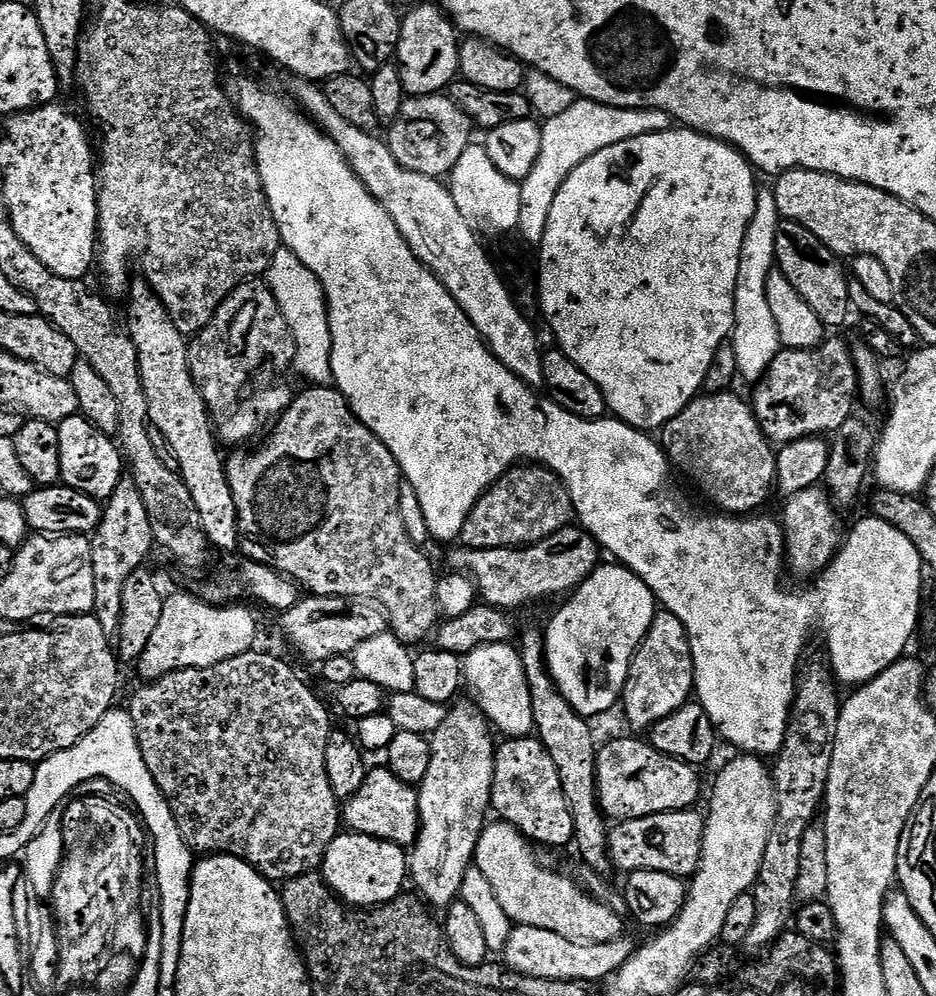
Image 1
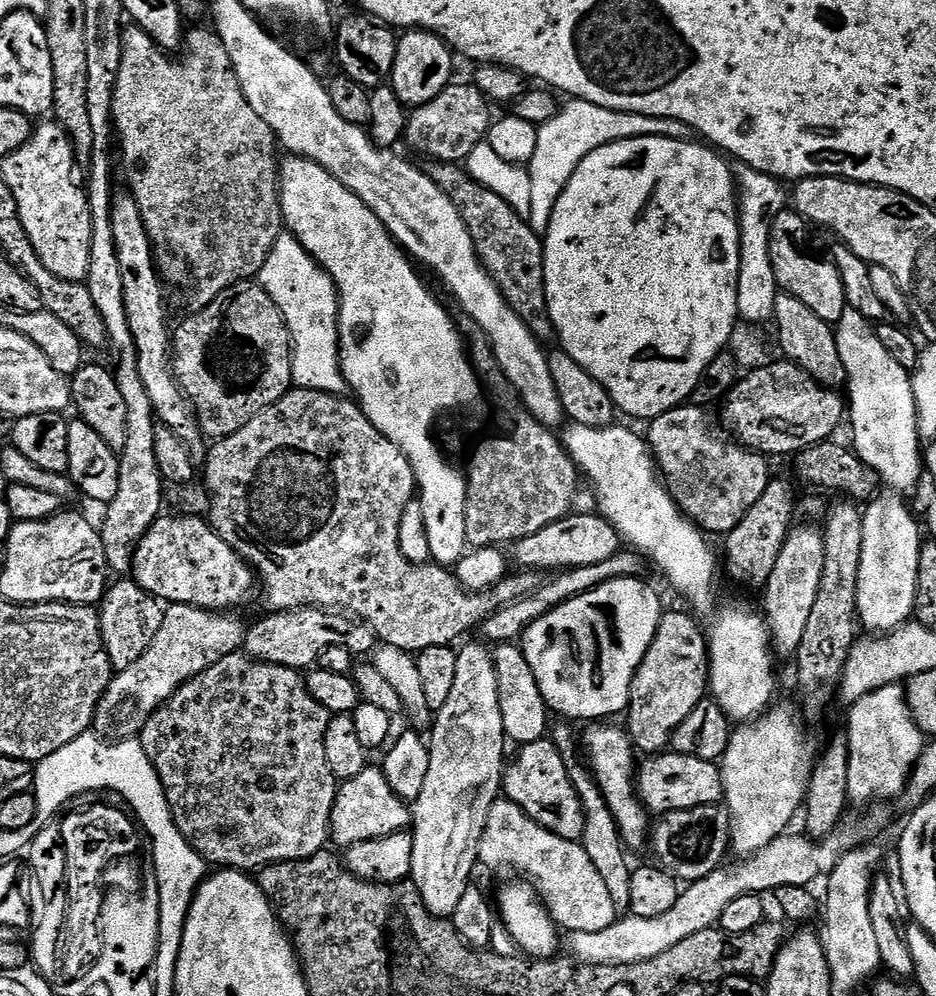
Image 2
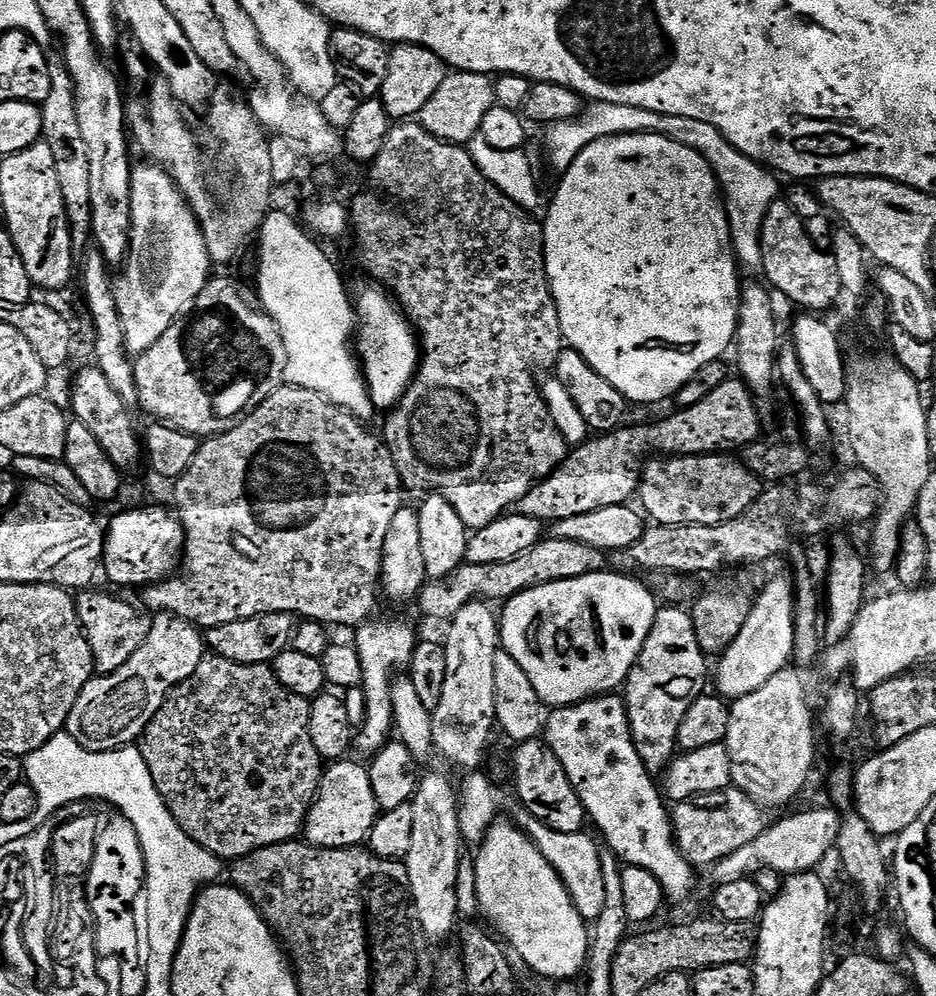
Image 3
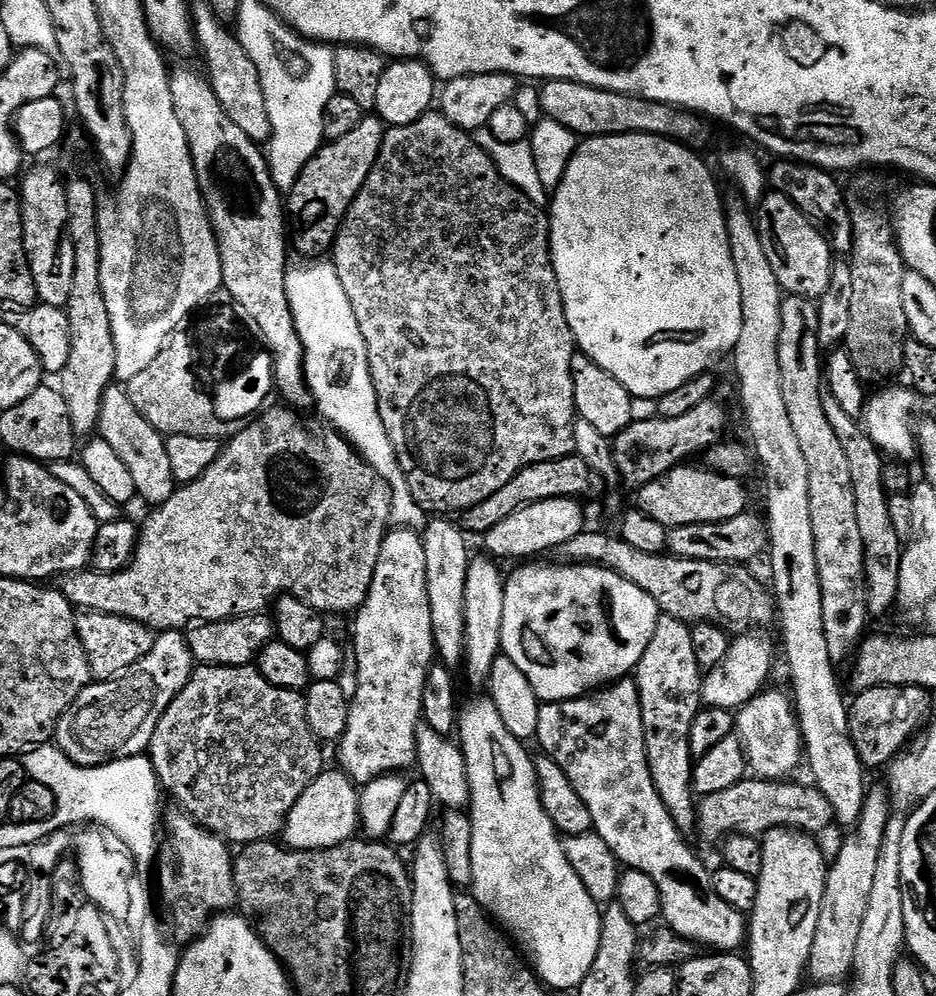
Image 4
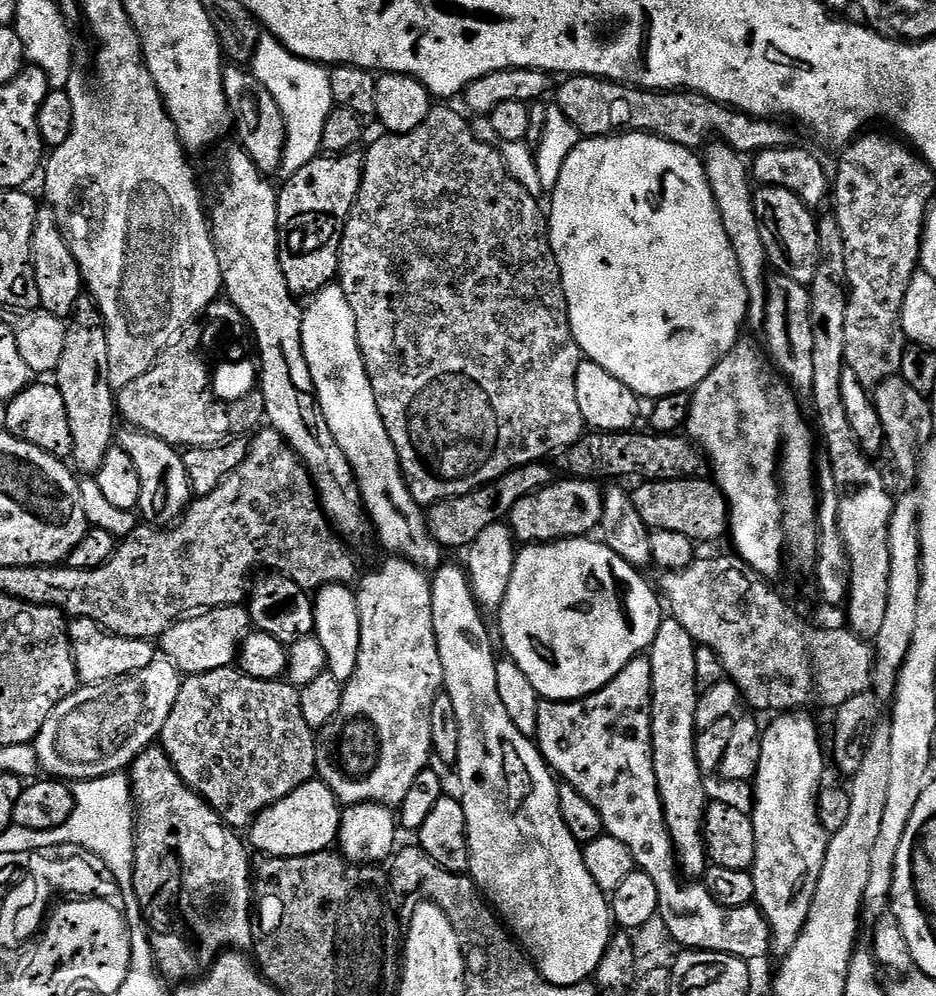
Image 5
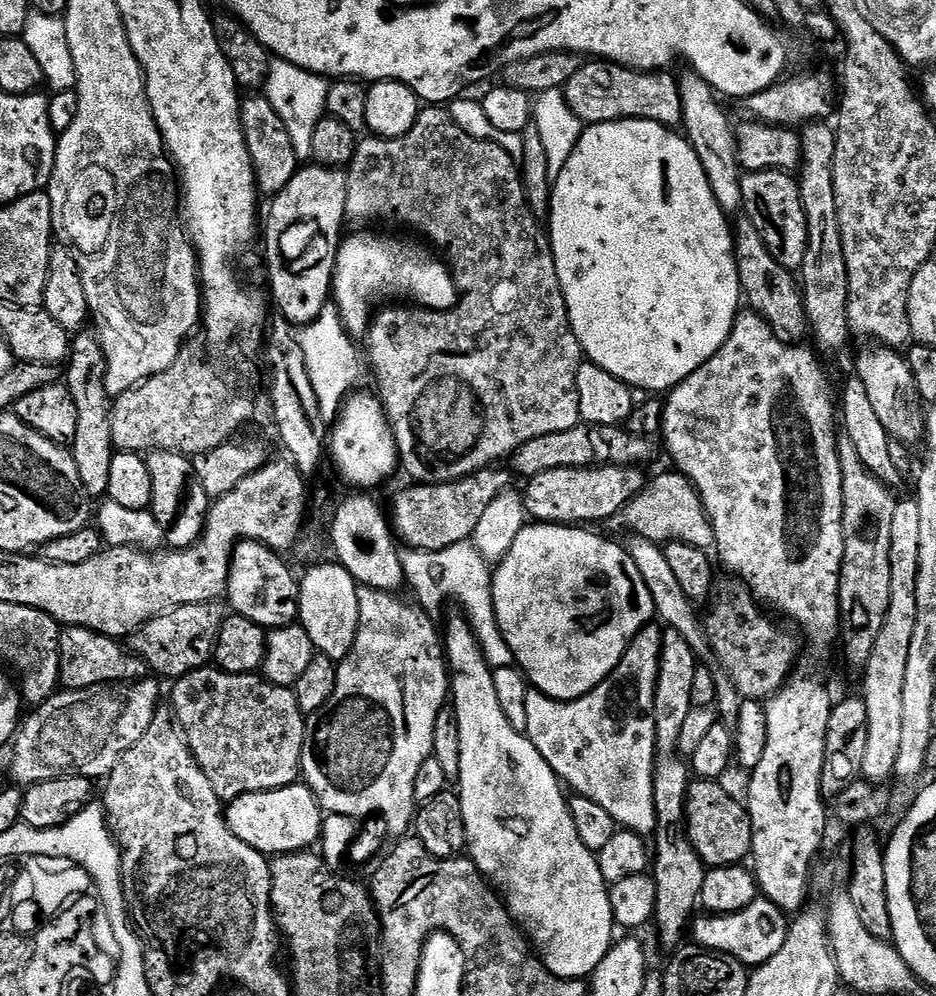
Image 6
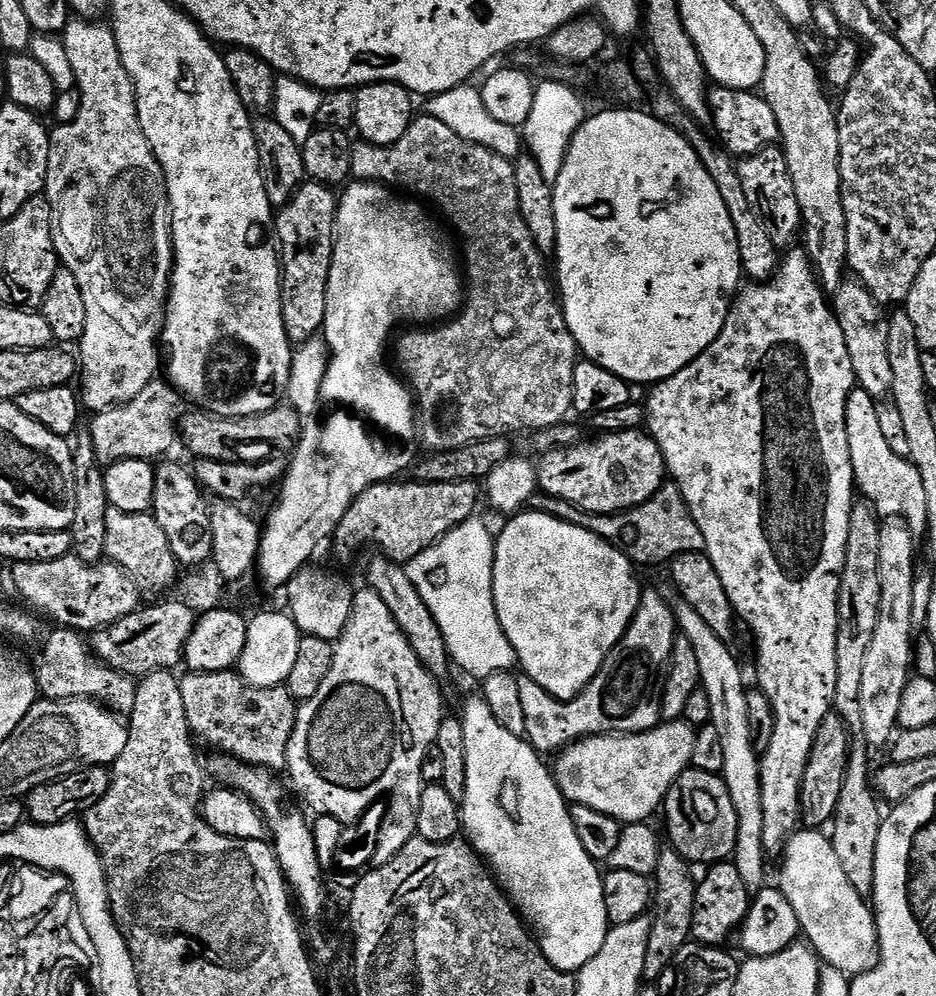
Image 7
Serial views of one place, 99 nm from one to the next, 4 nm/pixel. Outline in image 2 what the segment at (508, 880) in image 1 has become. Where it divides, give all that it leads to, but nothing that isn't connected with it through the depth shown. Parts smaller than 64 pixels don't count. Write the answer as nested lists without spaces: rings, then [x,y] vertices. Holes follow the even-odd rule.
[[[498,798],[490,806],[480,839],[479,863],[488,868],[513,868],[516,871],[513,873],[526,878],[527,883],[539,892],[553,920],[561,929],[568,928],[569,933],[606,930],[606,926],[610,926],[618,918],[614,898],[610,898],[610,890],[606,890],[606,882],[602,882],[594,862],[590,862],[590,854],[586,854],[583,843],[567,840],[546,830],[529,818],[513,800]]]

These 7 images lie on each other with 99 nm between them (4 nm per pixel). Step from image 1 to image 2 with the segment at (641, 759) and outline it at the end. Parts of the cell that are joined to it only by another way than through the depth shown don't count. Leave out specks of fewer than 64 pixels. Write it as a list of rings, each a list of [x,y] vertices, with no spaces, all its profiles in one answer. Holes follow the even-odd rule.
[[[670,750],[643,759],[637,769],[637,795],[645,807],[656,814],[696,805],[717,804],[723,799],[723,794],[724,783],[721,781],[719,765],[710,760]]]

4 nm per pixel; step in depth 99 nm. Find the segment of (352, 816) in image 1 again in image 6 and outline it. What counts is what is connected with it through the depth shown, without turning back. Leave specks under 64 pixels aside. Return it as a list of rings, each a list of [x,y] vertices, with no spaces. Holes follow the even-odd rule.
[[[297,782],[274,791],[247,792],[229,801],[226,819],[232,834],[267,856],[305,851],[323,833],[324,811],[306,784]]]

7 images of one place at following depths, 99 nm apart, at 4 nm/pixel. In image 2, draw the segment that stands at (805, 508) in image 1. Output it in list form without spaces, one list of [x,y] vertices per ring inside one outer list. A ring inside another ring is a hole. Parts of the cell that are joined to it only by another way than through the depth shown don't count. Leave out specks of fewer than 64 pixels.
[[[793,527],[782,546],[778,562],[774,565],[768,583],[762,589],[764,608],[762,615],[767,623],[770,639],[775,651],[791,657],[796,651],[802,634],[806,631],[806,622],[810,618],[810,609],[814,607],[814,598],[818,596],[818,582],[822,580],[822,558],[824,557],[824,533],[819,527]]]

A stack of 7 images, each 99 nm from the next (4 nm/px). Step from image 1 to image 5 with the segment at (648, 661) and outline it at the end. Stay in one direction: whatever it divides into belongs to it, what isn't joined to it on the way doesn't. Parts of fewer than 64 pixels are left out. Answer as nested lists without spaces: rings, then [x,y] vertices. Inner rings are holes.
[[[671,618],[661,619],[658,634],[654,638],[650,655],[652,655],[652,672],[650,668],[650,703],[652,706],[652,761],[660,801],[664,807],[664,822],[668,836],[673,843],[673,851],[681,873],[687,879],[701,879],[708,869],[707,848],[704,845],[702,827],[704,814],[707,811],[708,798],[704,790],[704,780],[700,759],[696,756],[696,737],[698,721],[696,718],[696,702],[698,691],[695,678],[695,650],[697,645],[690,638],[687,630],[678,621]]]

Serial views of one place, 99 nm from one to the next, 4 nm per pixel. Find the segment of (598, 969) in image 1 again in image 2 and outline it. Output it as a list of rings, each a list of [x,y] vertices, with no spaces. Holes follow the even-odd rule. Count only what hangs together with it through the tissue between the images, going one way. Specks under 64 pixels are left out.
[[[872,812],[868,820],[864,821],[848,820],[842,819],[824,839],[811,839],[804,834],[778,836],[753,856],[736,862],[740,864],[733,868],[721,866],[706,878],[691,881],[681,891],[678,902],[674,902],[674,906],[666,910],[666,914],[658,914],[658,918],[621,915],[610,926],[606,926],[606,930],[571,933],[567,937],[566,948],[568,944],[569,950],[573,952],[571,955],[581,964],[633,964],[654,958],[678,946],[682,938],[698,934],[698,930],[717,927],[722,918],[722,910],[726,910],[726,906],[734,902],[734,898],[765,894],[764,892],[772,894],[782,886],[808,886],[811,885],[811,880],[816,880],[819,876],[820,879],[827,877],[845,852],[852,851],[861,841],[871,841],[868,839],[878,835],[888,824],[888,816],[884,812]]]

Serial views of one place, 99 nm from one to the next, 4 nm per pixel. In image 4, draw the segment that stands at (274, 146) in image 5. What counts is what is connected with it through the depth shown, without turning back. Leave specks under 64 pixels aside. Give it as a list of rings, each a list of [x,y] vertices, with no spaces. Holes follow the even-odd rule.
[[[205,2],[193,3],[190,8],[192,31],[196,33],[196,44],[204,51],[204,64],[208,81],[212,83],[214,94],[218,94],[218,102],[222,102],[222,110],[239,126],[251,140],[267,141],[272,135],[270,114],[266,114],[266,94],[262,94],[262,78],[258,78],[258,66],[246,54],[242,42],[235,31],[227,23],[215,16]]]

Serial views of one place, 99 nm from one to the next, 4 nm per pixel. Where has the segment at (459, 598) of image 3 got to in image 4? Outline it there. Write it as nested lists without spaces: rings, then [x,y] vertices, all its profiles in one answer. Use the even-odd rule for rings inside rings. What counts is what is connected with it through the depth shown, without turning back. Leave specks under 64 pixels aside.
[[[585,530],[578,534],[578,538],[570,538],[554,553],[557,561],[565,564],[598,564],[601,568],[609,568],[614,574],[626,578],[626,582],[634,582],[638,590],[650,594],[660,608],[661,613],[684,624],[715,624],[728,634],[748,634],[751,628],[764,628],[774,620],[774,601],[769,589],[764,588],[748,573],[747,567],[739,564],[719,564],[718,562],[702,562],[701,560],[687,560],[671,554],[646,554],[646,550],[634,550],[630,542],[620,539],[619,535],[607,536],[604,532]]]

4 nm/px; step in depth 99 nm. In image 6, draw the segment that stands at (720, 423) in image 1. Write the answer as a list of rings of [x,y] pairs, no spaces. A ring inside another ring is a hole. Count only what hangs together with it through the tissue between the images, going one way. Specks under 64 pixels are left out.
[[[669,470],[665,476],[656,476],[645,483],[641,492],[625,506],[622,519],[631,535],[663,546],[685,544],[695,548],[711,549],[715,545],[714,530],[708,520],[702,498],[686,477]]]

